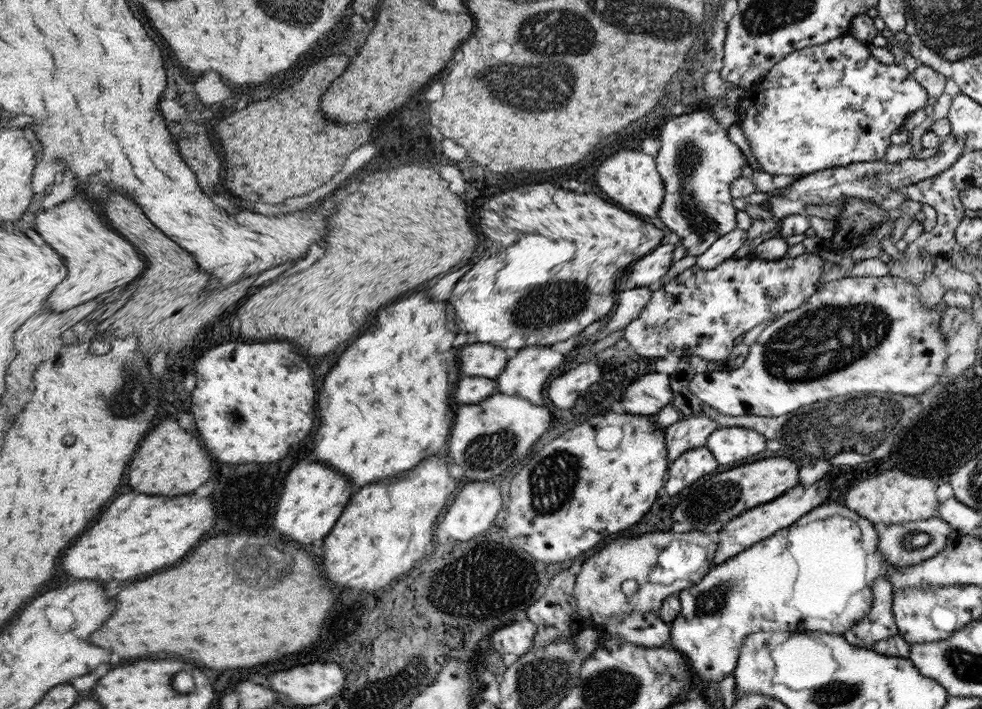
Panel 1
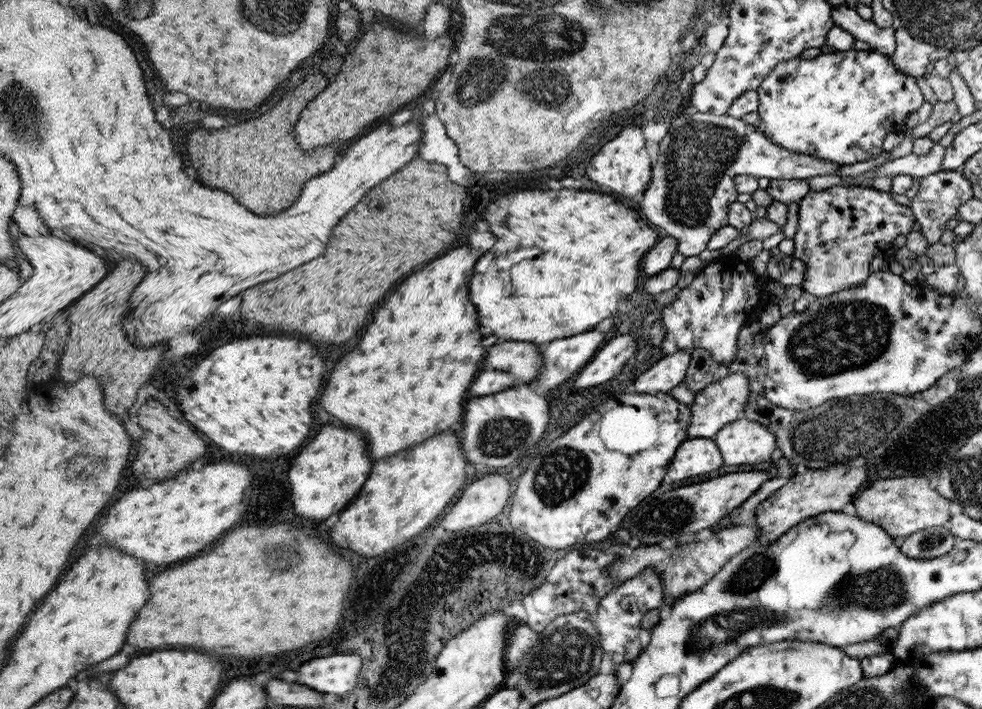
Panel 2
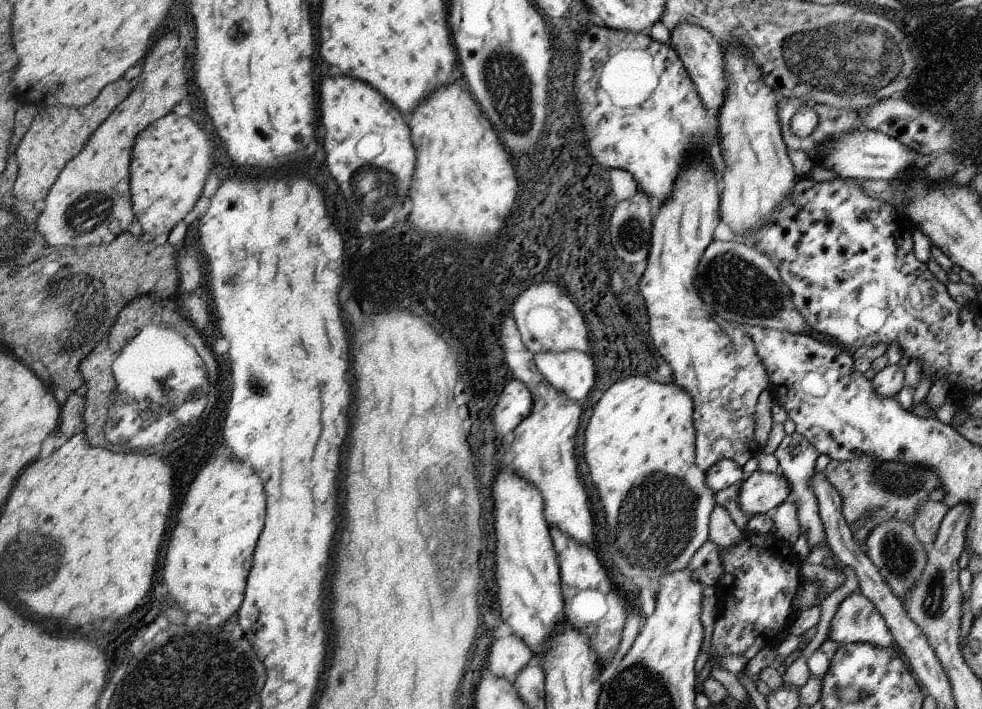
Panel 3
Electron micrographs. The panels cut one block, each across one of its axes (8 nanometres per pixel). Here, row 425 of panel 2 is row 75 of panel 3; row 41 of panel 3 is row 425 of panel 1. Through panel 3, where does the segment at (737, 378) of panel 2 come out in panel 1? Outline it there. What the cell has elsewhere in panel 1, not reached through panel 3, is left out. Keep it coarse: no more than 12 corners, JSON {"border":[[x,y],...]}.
{"border":[[705,414],[665,428],[665,462],[705,448],[717,424]]}

